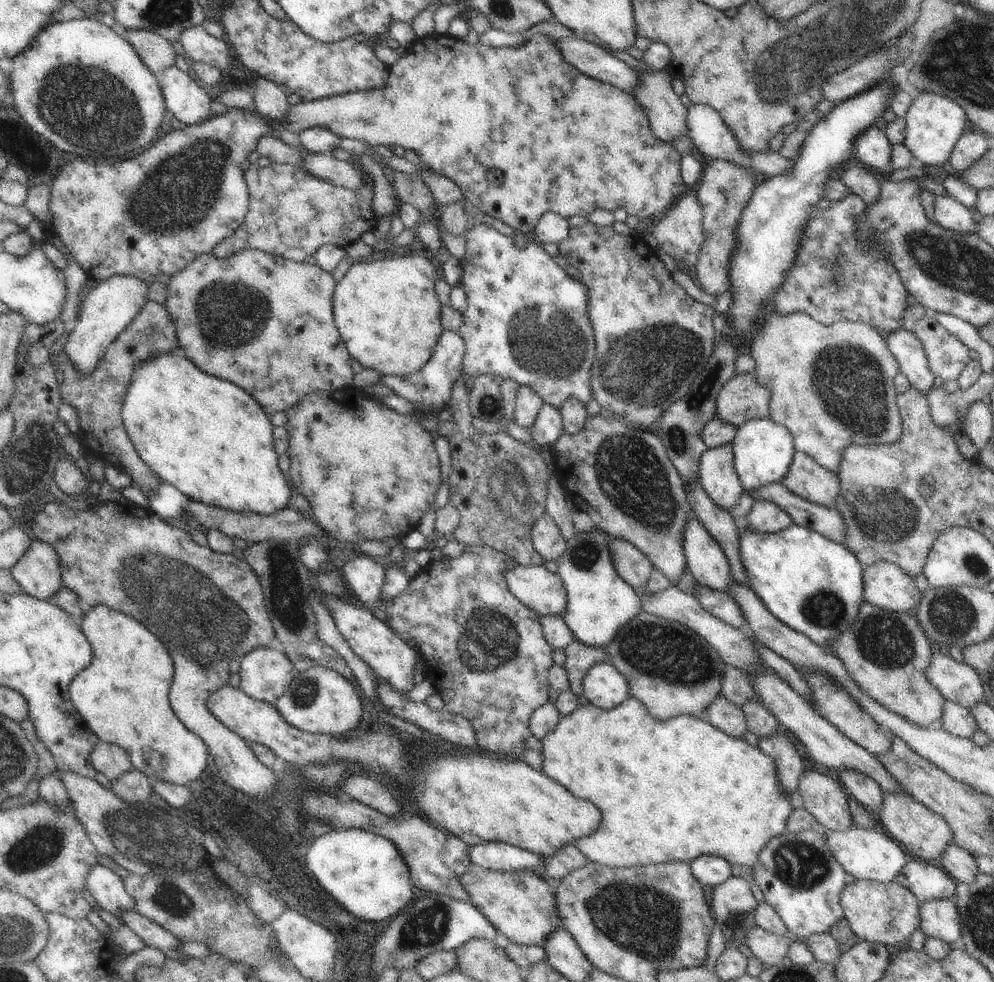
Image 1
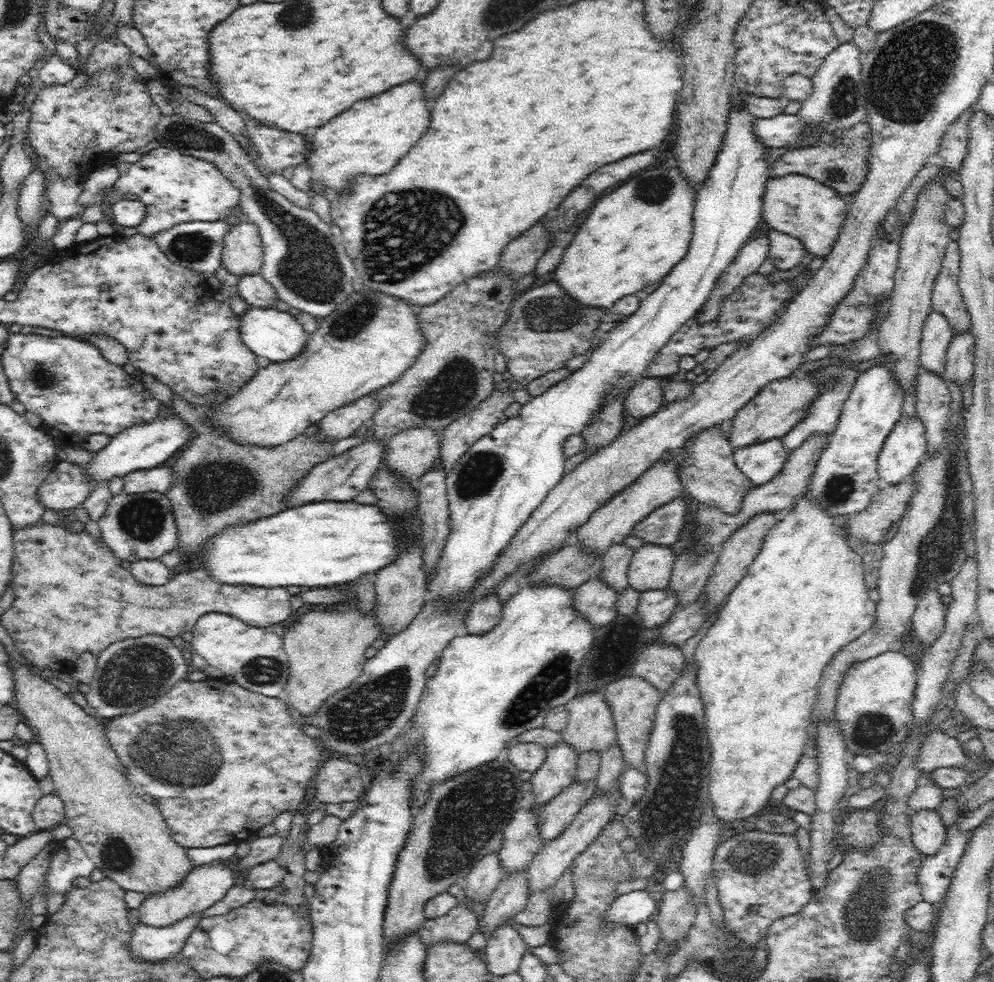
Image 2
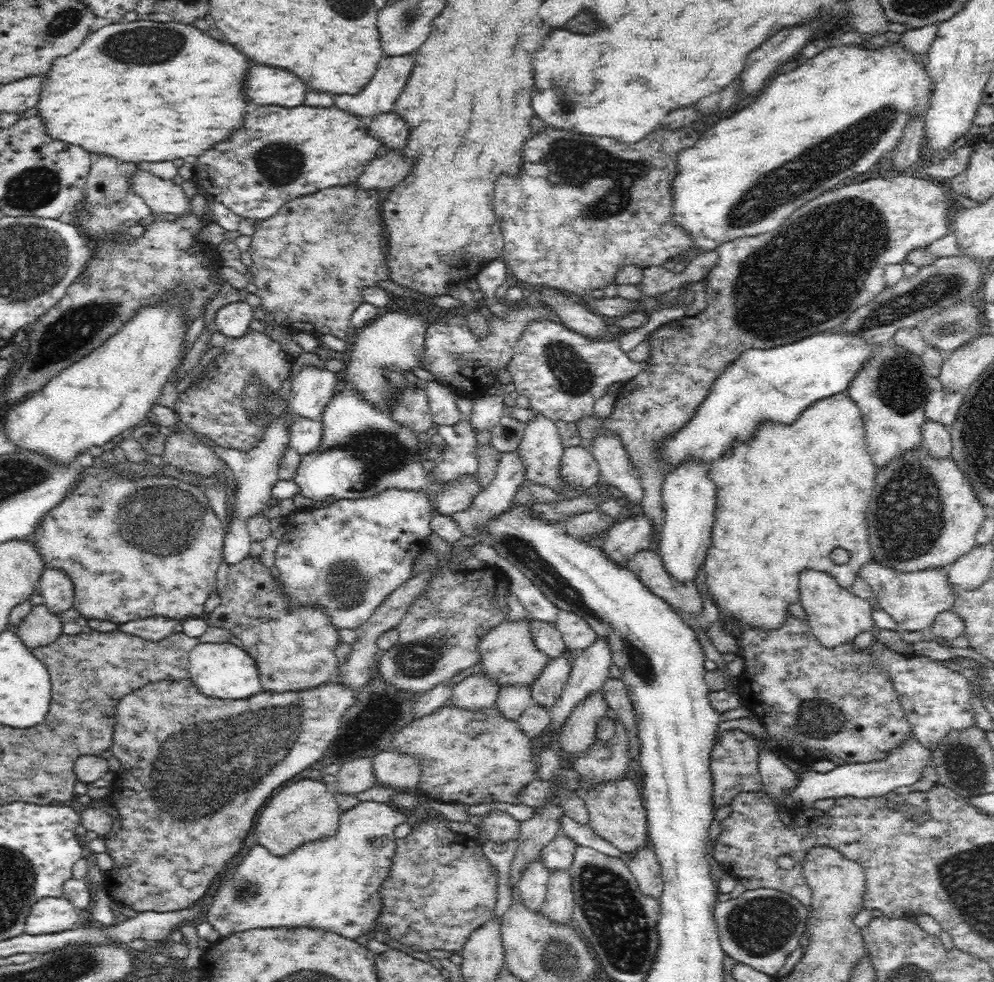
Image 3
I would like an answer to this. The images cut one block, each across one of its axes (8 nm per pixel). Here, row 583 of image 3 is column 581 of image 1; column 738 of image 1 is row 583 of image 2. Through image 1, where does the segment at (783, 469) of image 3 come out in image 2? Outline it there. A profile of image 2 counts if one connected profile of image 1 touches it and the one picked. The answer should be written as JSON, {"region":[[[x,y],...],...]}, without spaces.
{"region":[[[807,492],[796,503],[796,507],[789,513],[784,513],[782,520],[778,520],[762,540],[762,548],[756,554],[756,558],[750,564],[748,572],[741,582],[732,590],[724,606],[718,612],[718,618],[706,635],[700,640],[694,654],[696,667],[696,685],[700,689],[703,707],[705,710],[705,726],[709,738],[711,752],[711,765],[709,770],[709,804],[715,815],[722,823],[734,822],[734,820],[751,820],[760,813],[766,811],[773,804],[770,794],[776,786],[780,786],[791,778],[800,756],[807,751],[812,730],[812,712],[817,701],[818,685],[823,673],[832,658],[848,644],[856,641],[859,636],[873,628],[876,621],[877,602],[870,598],[871,582],[864,575],[862,557],[853,549],[845,524],[847,521],[840,516],[833,516],[827,510],[807,496]]]}

